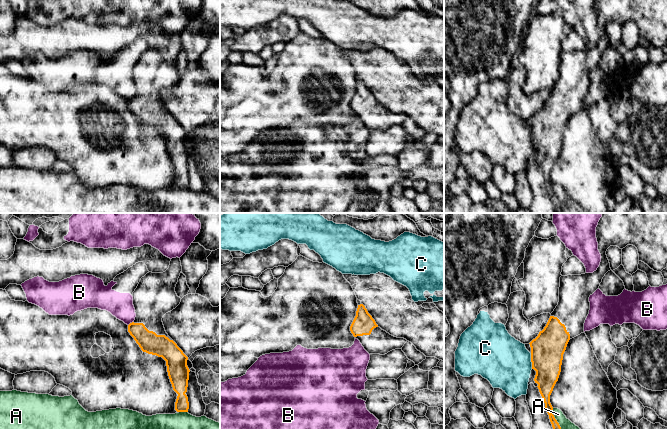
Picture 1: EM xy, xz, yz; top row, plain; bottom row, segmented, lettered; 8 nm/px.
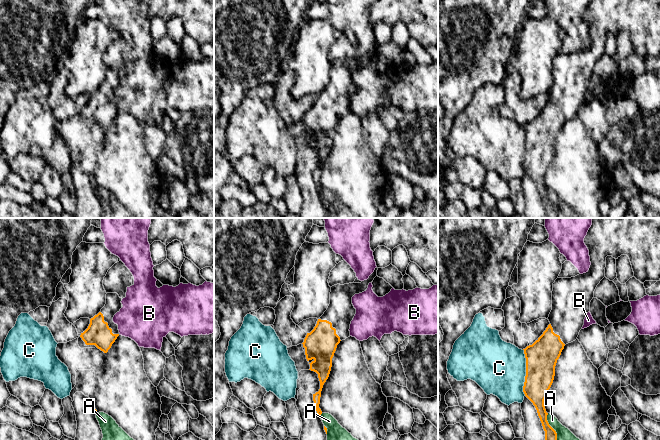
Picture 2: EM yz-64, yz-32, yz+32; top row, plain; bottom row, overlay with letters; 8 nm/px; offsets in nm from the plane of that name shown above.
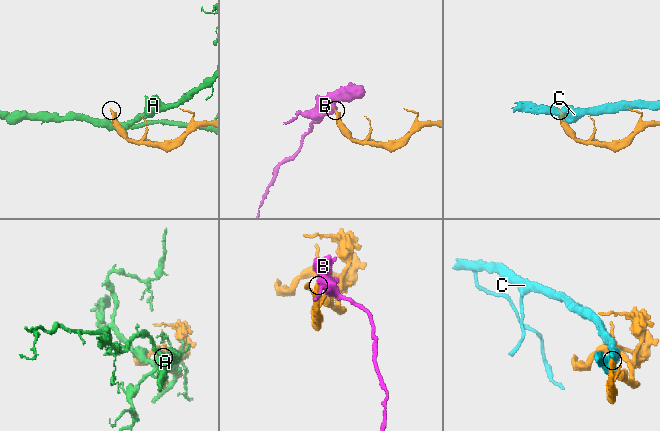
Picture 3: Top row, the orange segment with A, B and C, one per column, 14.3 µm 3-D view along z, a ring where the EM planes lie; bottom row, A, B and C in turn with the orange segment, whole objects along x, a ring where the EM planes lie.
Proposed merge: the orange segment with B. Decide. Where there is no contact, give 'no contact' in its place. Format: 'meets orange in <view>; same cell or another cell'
meets orange in xy; another cell

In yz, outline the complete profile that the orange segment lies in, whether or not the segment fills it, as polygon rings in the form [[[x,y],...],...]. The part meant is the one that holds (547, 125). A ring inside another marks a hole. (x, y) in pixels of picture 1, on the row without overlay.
[[[598,0],[596,3],[598,26],[601,30],[599,43],[593,49],[581,51],[567,51],[560,53],[559,78],[542,107],[529,120],[531,123],[532,145],[536,147],[534,154],[539,168],[544,176],[545,185],[553,203],[554,213],[561,213],[561,203],[554,191],[550,179],[550,171],[558,157],[563,130],[570,115],[584,108],[584,99],[589,90],[589,73],[599,64],[605,50],[611,46],[606,27],[610,22],[620,25],[627,21],[637,24],[639,37],[647,40],[651,45],[661,48],[667,43],[667,0]]]

